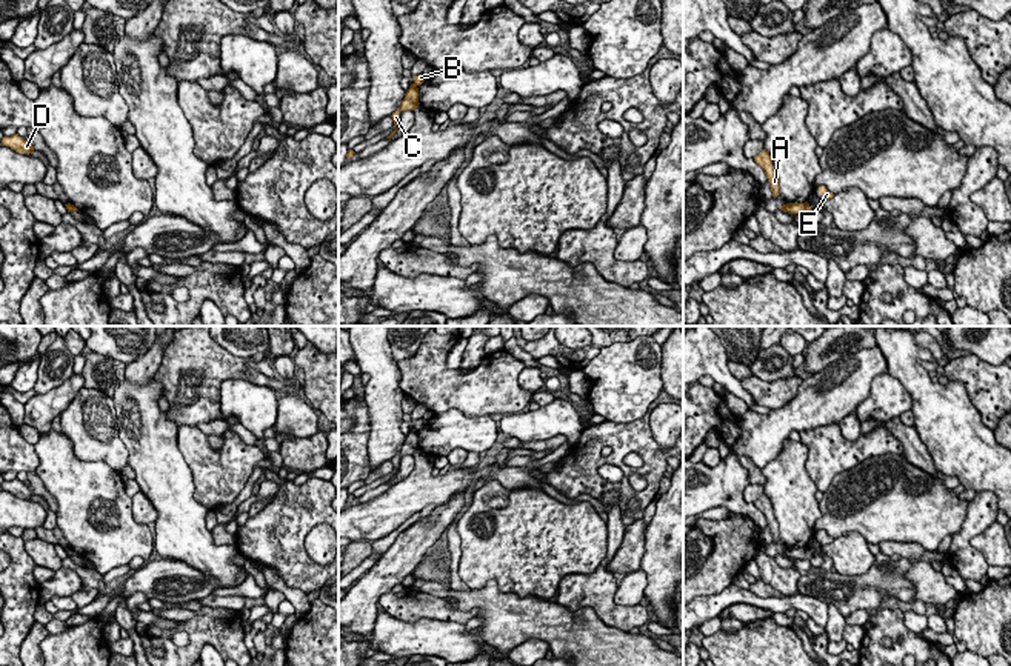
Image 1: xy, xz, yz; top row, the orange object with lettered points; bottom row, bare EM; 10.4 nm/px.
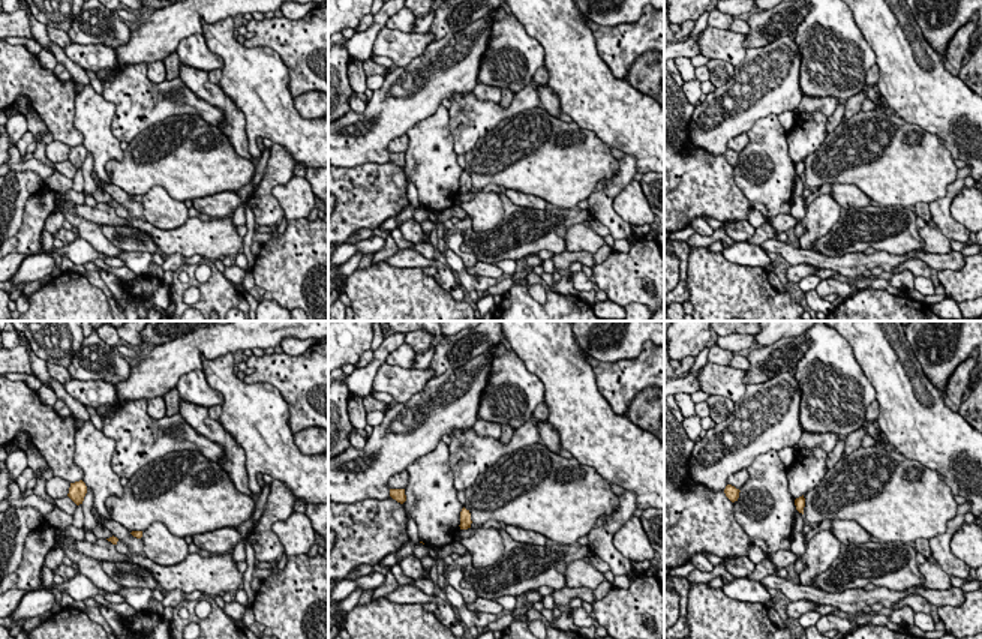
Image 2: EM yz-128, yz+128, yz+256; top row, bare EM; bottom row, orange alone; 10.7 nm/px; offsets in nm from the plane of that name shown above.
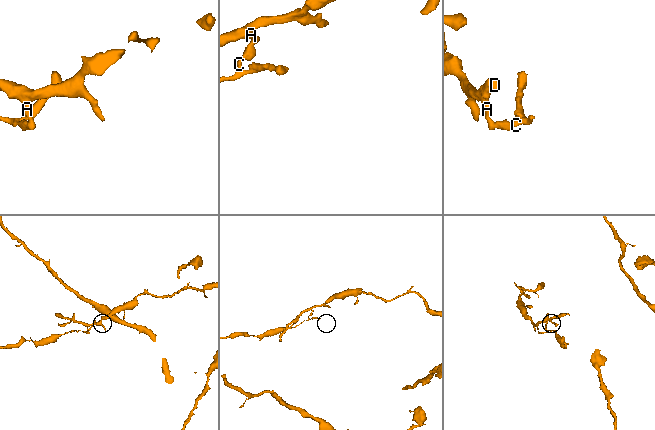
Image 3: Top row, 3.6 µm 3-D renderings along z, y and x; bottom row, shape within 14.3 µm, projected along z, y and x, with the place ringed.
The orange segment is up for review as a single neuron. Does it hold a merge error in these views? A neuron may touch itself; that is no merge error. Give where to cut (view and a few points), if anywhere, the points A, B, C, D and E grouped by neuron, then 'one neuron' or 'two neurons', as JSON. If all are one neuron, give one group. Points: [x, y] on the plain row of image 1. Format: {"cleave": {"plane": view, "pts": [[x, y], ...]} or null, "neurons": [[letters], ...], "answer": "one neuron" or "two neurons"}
{"cleave": {"plane": "xy", "pts": [[70, 549], [71, 556]]}, "neurons": [["A", "B", "D"], ["C", "E"]], "answer": "two neurons"}

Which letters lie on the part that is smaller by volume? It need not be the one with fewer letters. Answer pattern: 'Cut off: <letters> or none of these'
Cut off: C, E

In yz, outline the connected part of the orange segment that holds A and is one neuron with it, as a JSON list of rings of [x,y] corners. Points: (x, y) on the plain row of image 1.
[[[763,494],[760,498],[754,501],[754,506],[765,515],[771,535],[772,535],[772,541],[776,543],[779,540],[779,523],[774,517],[769,497]]]

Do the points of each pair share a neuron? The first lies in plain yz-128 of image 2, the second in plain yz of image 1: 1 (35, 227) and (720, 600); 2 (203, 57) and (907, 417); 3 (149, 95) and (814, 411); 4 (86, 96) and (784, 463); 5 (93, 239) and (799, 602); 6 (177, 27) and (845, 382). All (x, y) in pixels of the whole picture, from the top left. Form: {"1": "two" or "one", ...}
{"1": "two", "2": "two", "3": "two", "4": "one", "5": "two", "6": "one"}

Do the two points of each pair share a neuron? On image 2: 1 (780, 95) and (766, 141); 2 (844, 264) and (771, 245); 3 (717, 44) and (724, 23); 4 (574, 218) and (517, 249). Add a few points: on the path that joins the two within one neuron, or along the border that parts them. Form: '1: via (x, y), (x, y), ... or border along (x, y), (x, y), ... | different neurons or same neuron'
1: border along (777, 114), (760, 117), (747, 132) | different neurons
2: via (826, 263), (789, 252) | same neuron
3: border along (708, 24), (727, 30) | different neurons
4: via (561, 221), (531, 236) | same neuron

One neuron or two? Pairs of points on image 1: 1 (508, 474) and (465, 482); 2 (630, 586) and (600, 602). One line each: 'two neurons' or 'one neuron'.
1: one neuron
2: two neurons

